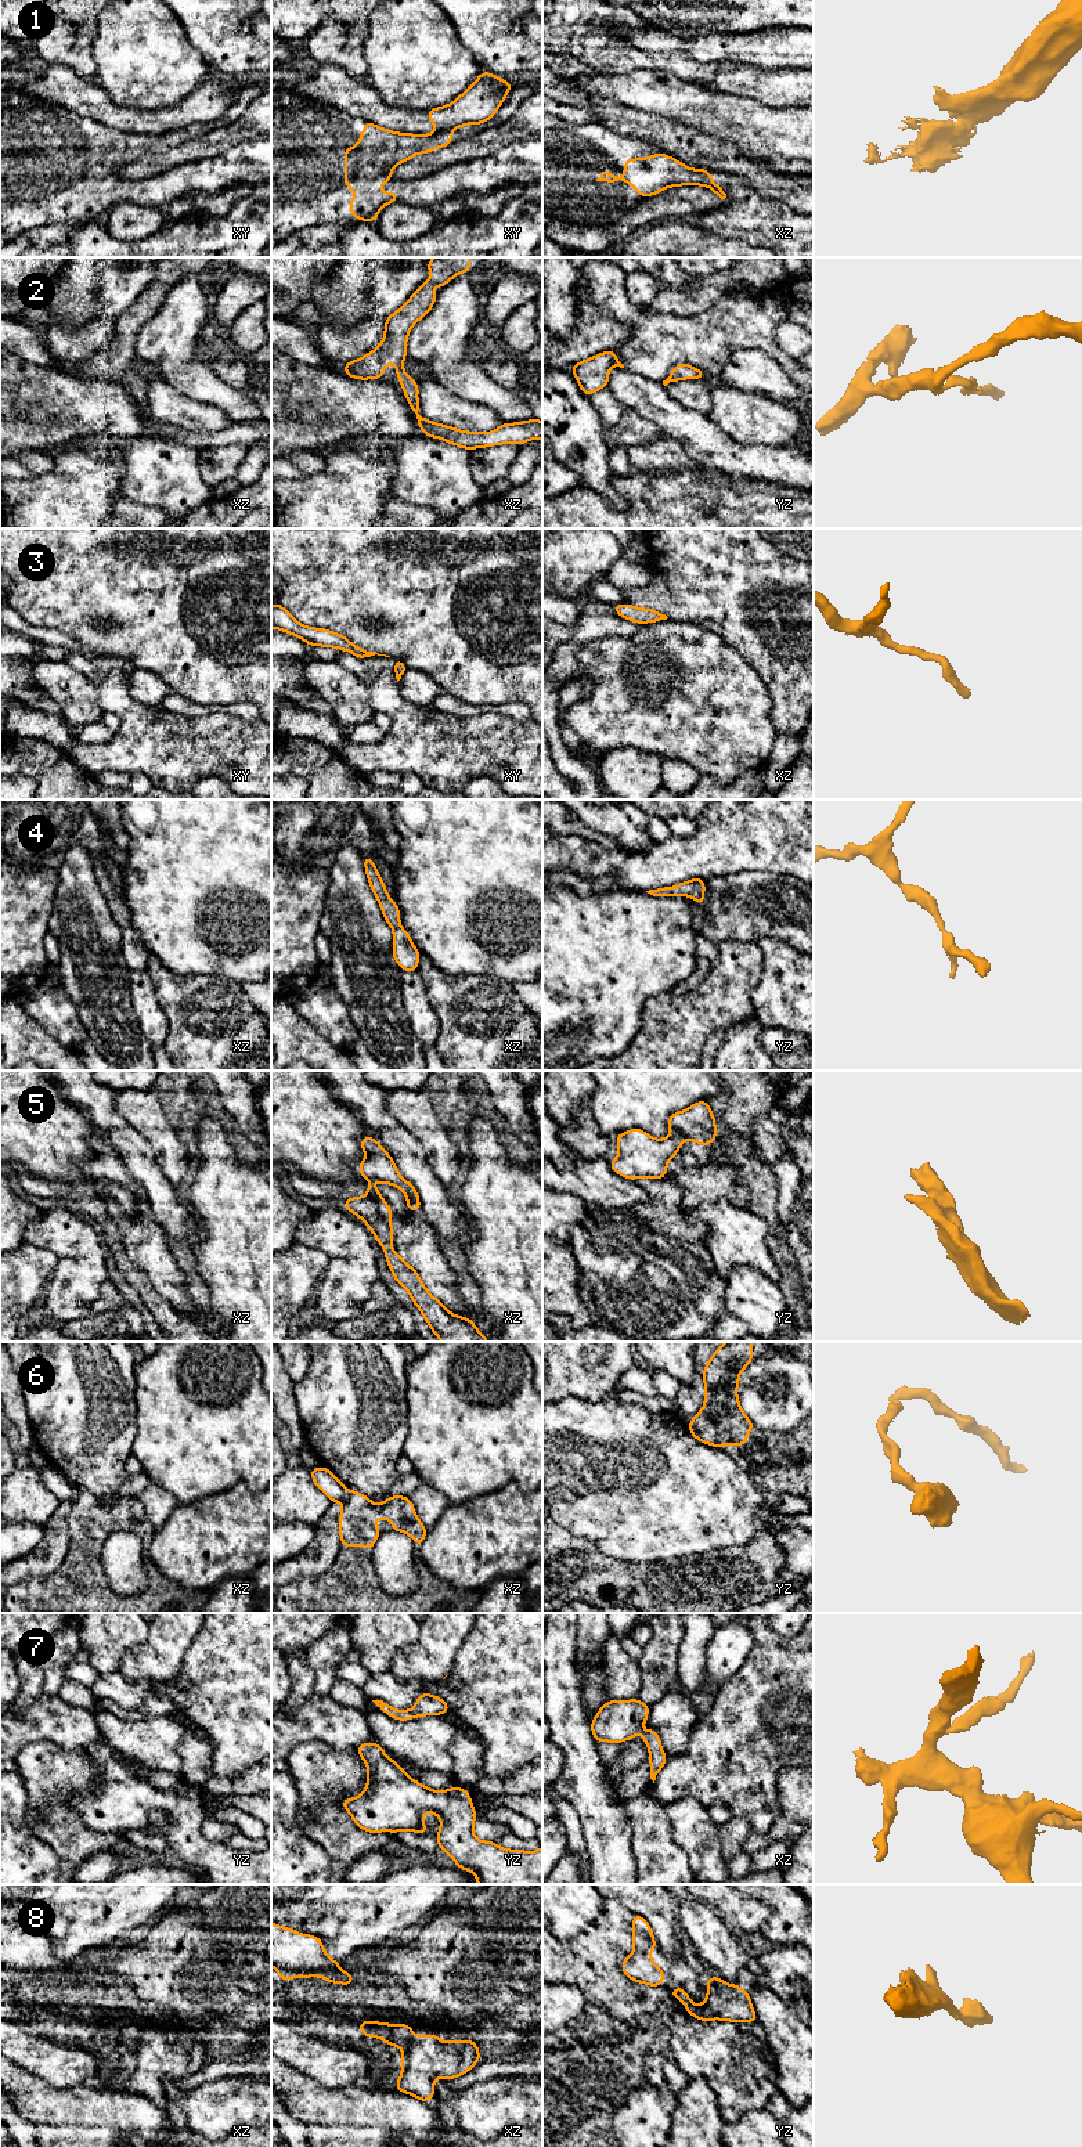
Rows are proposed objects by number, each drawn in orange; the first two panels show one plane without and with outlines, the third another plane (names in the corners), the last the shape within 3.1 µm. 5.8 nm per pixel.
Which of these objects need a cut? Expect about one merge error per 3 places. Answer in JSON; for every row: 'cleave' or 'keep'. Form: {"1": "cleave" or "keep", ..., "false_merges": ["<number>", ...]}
{"1": "cleave", "2": "keep", "3": "keep", "4": "keep", "5": "cleave", "6": "cleave", "7": "keep", "8": "cleave", "false_merges": ["1", "5", "6", "8"]}

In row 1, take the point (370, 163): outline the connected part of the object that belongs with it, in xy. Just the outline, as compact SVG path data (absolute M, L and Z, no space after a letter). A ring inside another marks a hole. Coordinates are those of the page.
M364 120L358 145L345 149L345 184L356 196L347 203L350 217L375 221L379 209L400 198L378 187L393 178L392 169L416 154L430 154L452 142L451 131L397 133Z

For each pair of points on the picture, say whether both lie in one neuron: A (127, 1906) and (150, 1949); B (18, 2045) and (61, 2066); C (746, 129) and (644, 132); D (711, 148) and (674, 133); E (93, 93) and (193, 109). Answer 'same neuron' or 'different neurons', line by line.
A: different neurons
B: same neuron
C: different neurons
D: same neuron
E: same neuron

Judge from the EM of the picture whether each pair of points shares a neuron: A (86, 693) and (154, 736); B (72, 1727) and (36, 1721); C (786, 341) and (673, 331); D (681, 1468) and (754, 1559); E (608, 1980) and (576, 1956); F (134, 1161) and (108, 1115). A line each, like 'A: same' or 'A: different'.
A: different
B: same
C: different
D: different
E: same
F: same

